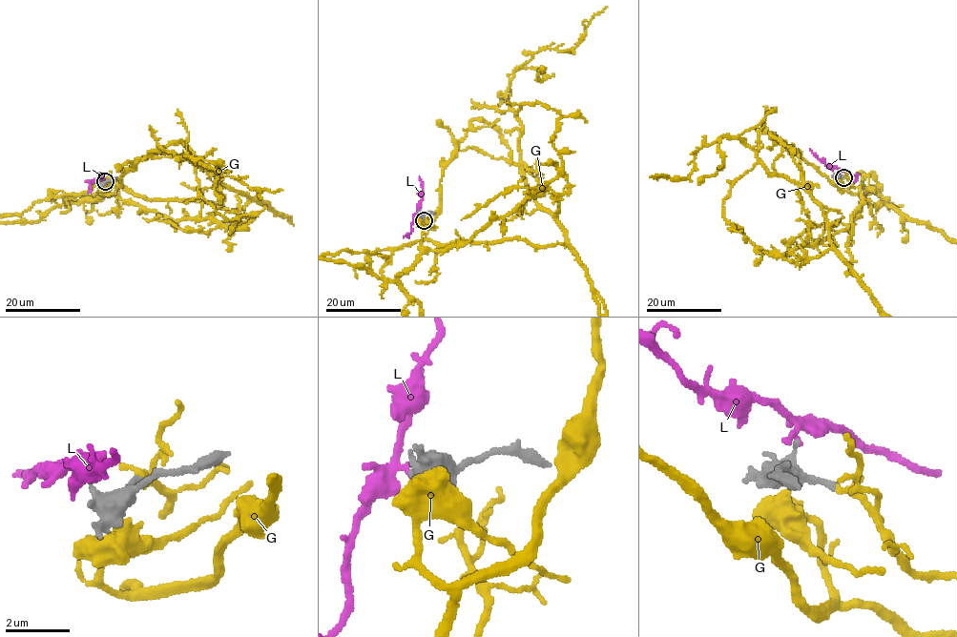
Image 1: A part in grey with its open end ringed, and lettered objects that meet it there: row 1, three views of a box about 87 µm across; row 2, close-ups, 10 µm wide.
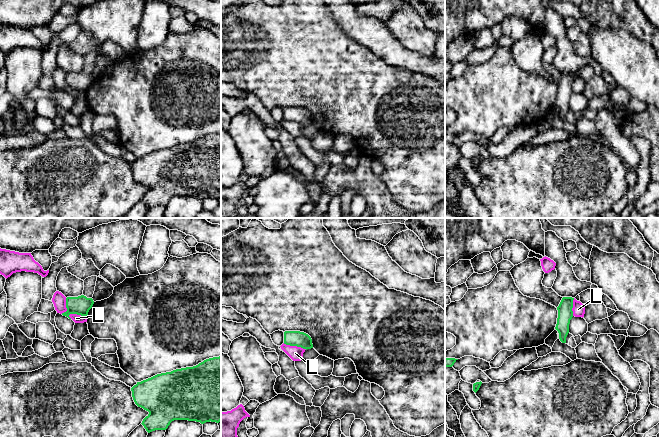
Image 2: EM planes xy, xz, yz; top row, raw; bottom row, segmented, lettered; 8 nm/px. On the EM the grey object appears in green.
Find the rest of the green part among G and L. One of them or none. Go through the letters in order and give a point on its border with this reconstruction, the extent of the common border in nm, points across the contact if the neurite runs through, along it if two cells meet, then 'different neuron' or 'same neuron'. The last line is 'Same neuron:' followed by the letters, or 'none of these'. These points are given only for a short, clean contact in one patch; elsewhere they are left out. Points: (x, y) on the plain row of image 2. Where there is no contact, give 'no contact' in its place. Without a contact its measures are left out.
G: no contact | same neuron
L: xz (295, 121) | 200 nm | along xz (283, 119), (306, 125) | different neuron
Same neuron: G

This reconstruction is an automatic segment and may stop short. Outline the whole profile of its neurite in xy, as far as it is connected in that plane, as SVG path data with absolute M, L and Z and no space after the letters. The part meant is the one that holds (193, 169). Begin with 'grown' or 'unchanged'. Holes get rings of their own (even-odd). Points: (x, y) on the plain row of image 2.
unchanged; M221 132L204 136L193 143L176 145L157 150L137 158L131 164L132 173L138 183L148 187L142 201L148 209L166 206L174 196L206 198L221 197Z

